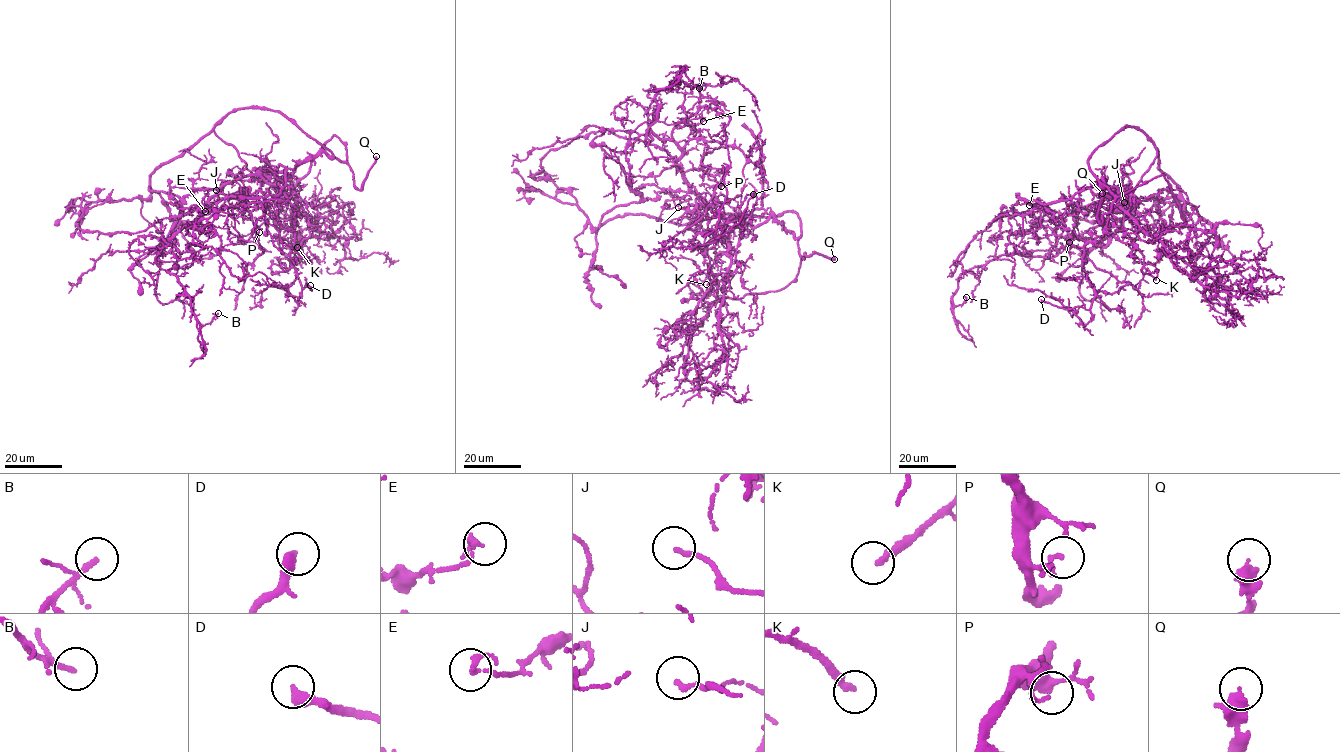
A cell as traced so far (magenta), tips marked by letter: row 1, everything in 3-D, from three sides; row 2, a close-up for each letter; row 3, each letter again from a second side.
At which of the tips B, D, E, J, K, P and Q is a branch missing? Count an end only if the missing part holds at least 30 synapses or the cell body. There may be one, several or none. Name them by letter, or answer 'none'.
K, Q

